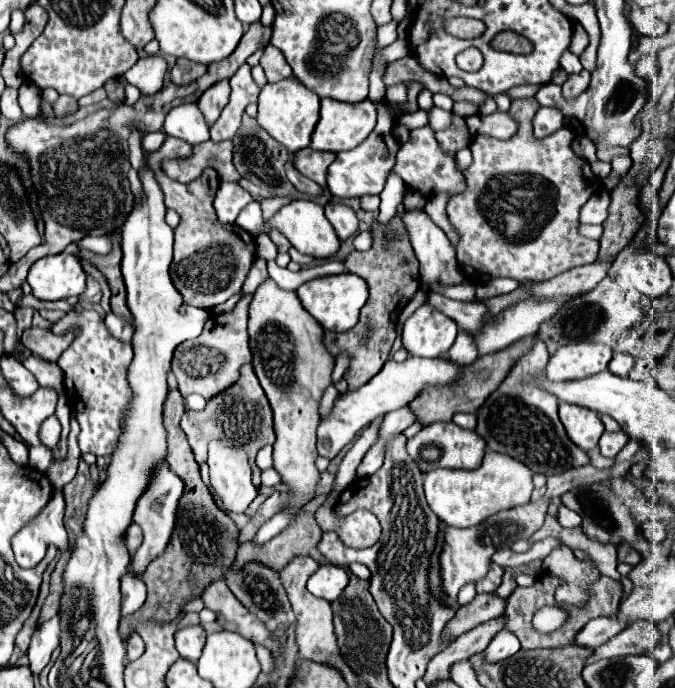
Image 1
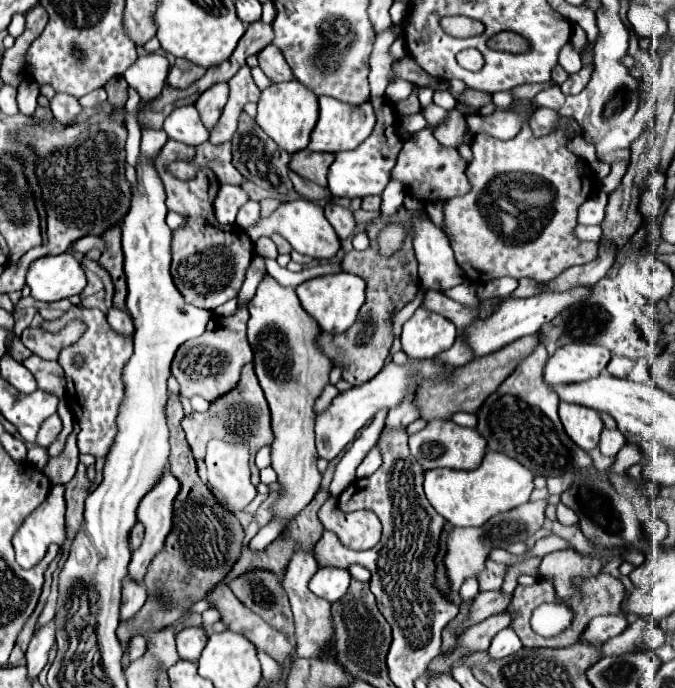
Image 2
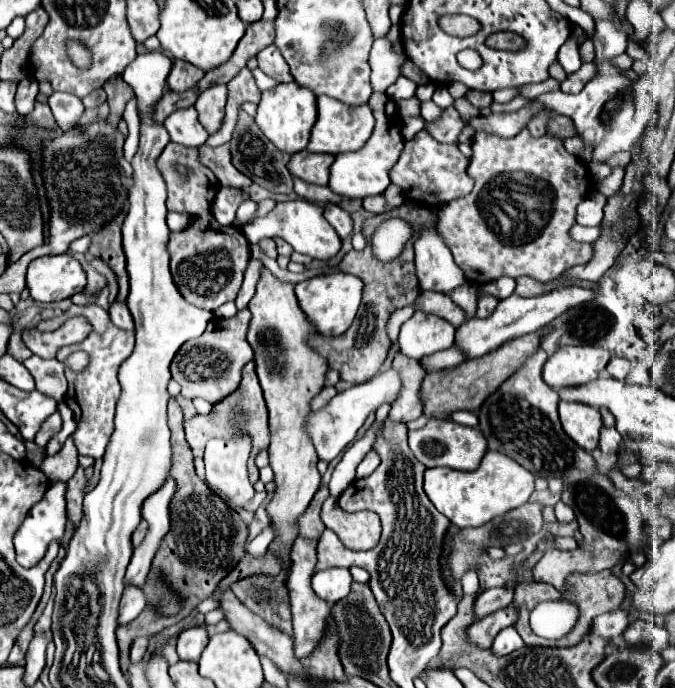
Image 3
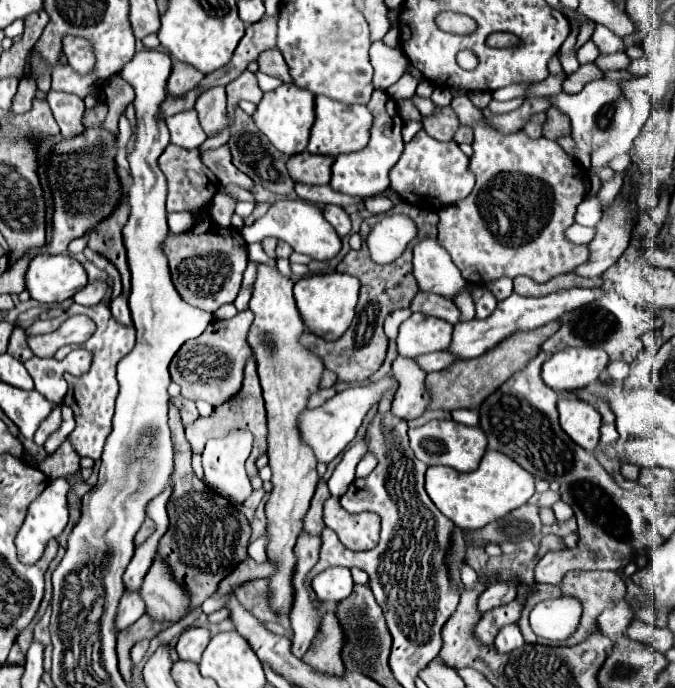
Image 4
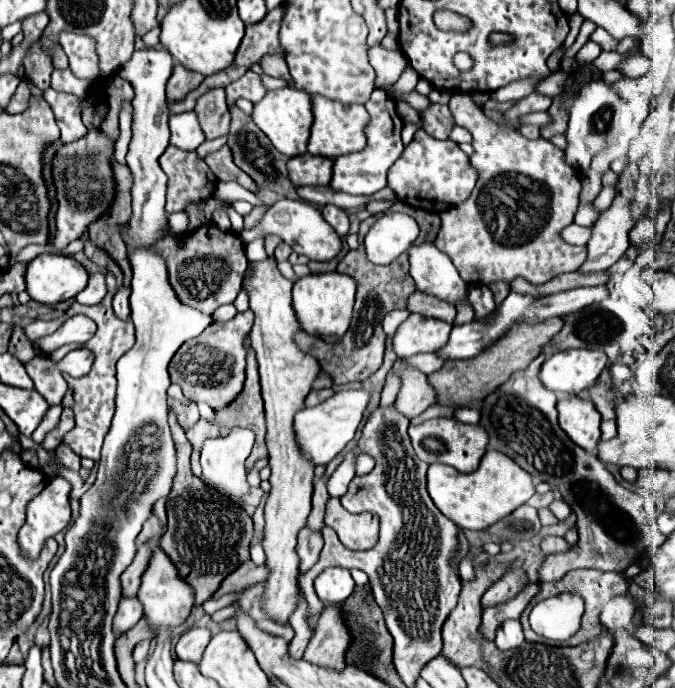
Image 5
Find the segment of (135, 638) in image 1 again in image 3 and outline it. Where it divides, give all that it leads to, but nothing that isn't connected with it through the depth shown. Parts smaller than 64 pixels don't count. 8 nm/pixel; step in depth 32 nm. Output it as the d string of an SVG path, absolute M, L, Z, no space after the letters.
M148 638L136 640L136 642L132 644L132 648L130 648L130 660L132 660L132 662L140 662L140 660L144 658L146 650L148 650Z

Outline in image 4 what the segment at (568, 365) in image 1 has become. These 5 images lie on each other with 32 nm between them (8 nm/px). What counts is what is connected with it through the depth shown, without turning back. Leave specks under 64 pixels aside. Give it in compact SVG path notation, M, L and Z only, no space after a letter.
M566 348L542 364L542 380L558 394L576 392L596 382L608 366L602 348Z

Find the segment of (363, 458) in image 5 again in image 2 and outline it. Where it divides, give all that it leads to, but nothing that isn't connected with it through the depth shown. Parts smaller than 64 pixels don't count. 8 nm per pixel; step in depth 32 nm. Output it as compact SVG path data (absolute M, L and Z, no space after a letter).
M374 448L366 454L366 458L362 460L362 464L358 466L358 478L366 478L382 464L382 458L380 458L380 452Z

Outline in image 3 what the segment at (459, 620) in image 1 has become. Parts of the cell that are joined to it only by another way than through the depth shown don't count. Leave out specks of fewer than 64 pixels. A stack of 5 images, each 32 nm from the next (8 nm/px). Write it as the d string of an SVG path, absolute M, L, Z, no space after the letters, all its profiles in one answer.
M496 586L496 588L488 588L488 590L482 590L476 598L476 606L474 606L474 612L476 612L476 618L484 618L488 616L490 612L496 612L504 606L508 606L510 602L514 600L514 590L506 588L506 586Z

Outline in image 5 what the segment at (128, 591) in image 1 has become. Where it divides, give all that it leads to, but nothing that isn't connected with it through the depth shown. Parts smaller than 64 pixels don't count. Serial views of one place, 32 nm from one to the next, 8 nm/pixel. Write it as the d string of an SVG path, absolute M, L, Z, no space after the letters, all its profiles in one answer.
M128 598L128 600L120 600L118 612L114 616L114 634L116 638L122 636L124 632L128 632L130 628L134 628L138 624L138 620L142 618L142 608L140 602L136 598Z

